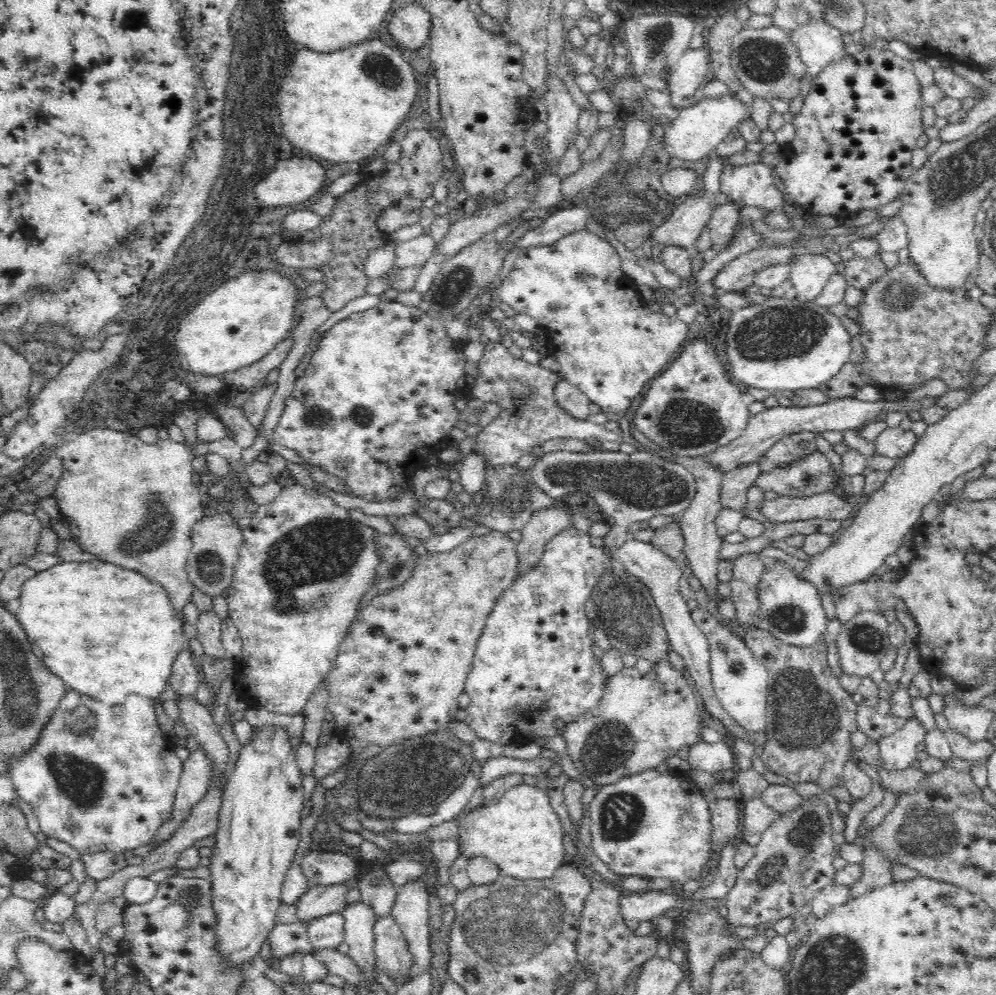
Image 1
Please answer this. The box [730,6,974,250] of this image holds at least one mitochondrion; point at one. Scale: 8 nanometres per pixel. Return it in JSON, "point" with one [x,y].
{"point":[766,61]}

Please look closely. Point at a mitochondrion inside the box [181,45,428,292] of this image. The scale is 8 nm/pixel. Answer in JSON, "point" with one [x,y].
{"point":[378,69]}

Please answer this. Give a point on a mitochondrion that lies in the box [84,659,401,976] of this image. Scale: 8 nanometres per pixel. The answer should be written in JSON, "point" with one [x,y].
{"point":[191,913]}

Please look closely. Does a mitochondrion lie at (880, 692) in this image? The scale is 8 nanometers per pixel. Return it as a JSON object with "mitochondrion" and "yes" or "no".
{"mitochondrion":"no"}

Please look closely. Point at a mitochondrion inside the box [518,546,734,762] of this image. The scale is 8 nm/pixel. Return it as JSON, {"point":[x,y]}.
{"point":[622,608]}

